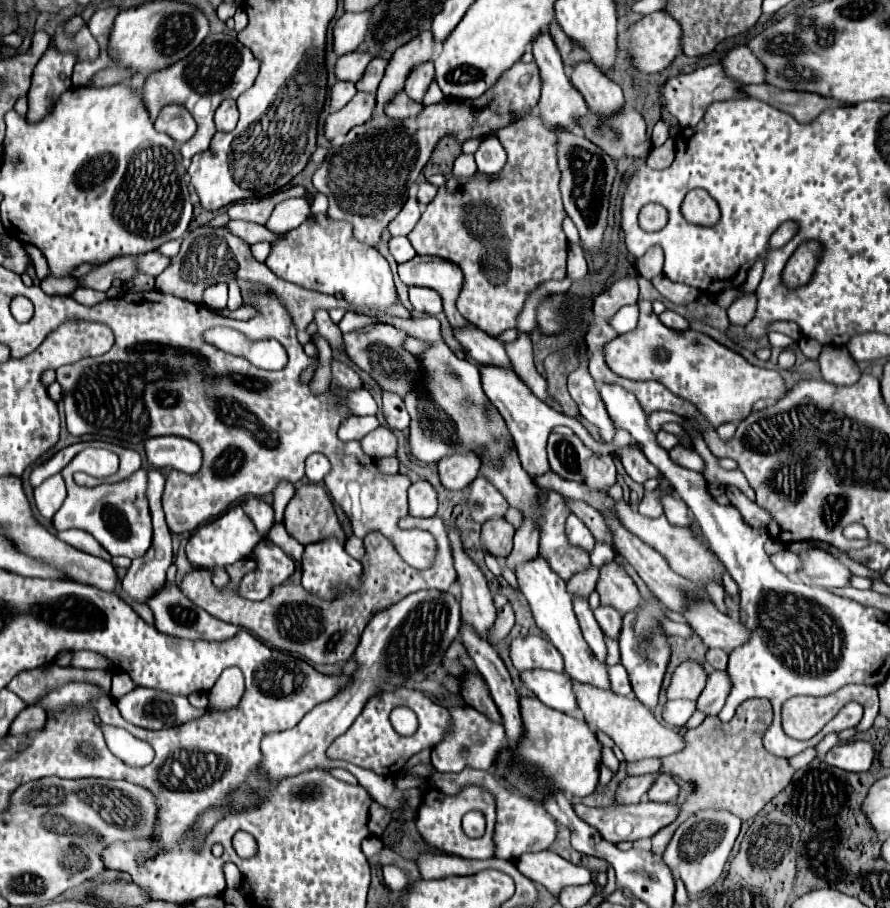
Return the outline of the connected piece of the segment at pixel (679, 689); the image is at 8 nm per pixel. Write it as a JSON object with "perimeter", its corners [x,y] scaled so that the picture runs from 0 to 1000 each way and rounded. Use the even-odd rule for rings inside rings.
{"perimeter":[[[769,728],[755,743],[751,757],[751,770],[778,770],[782,772],[791,761],[796,739],[784,728]]]}

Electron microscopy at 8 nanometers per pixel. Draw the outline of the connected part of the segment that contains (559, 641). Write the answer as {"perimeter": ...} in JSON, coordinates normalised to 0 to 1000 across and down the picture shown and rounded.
{"perimeter":[[[600,613],[591,620],[580,622],[580,635],[582,635],[582,646],[589,653],[589,657],[593,660],[593,666],[600,675],[600,684],[602,688],[616,699],[616,704],[622,708],[622,713],[631,719],[634,724],[634,737],[636,743],[643,750],[649,752],[658,752],[665,754],[670,759],[679,759],[685,761],[685,748],[683,748],[683,735],[679,730],[674,730],[661,708],[654,704],[652,691],[649,691],[649,682],[643,673],[643,655],[636,649],[636,640],[627,635],[627,631],[620,629],[620,624],[616,622],[616,618],[611,613]]]}

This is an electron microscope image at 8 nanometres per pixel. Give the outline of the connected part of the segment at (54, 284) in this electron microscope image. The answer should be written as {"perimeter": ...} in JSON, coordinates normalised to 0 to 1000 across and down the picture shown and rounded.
{"perimeter":[[[56,303],[46,309],[45,316],[54,325],[79,325],[89,316],[89,308],[80,304],[62,306]]]}

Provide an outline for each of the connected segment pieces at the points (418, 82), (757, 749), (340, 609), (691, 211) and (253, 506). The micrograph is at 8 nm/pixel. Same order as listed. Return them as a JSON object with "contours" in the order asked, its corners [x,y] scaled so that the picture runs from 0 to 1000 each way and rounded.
{"contours":[[[[479,67],[474,74],[467,74],[461,80],[454,100],[456,100],[456,105],[463,111],[474,113],[476,111],[476,105],[479,105],[479,100],[481,100],[481,96],[483,96],[485,89],[488,89],[488,69],[485,67]]],[[[804,787],[793,790],[787,801],[775,803],[769,812],[771,823],[744,836],[744,851],[755,851],[775,860],[780,865],[780,871],[766,887],[762,902],[733,922],[733,939],[739,948],[744,946],[755,924],[757,913],[762,913],[764,906],[769,906],[773,900],[791,891],[807,891],[818,893],[834,904],[840,904],[849,895],[854,895],[858,887],[867,882],[892,856],[892,845],[888,845],[888,838],[865,831],[849,807],[829,807],[829,803],[825,801],[813,801],[813,796]]],[[[452,569],[447,576],[449,583],[479,583],[488,589],[492,598],[492,613],[485,627],[470,629],[458,624],[458,620],[452,618],[452,613],[445,609],[443,600],[425,585],[416,585],[409,591],[409,602],[411,602],[411,616],[407,616],[407,624],[411,629],[411,646],[402,651],[402,655],[389,655],[389,660],[375,660],[371,664],[362,660],[353,660],[351,655],[344,655],[339,651],[339,644],[333,646],[333,642],[319,642],[308,649],[303,660],[297,662],[279,662],[267,655],[267,644],[270,639],[285,627],[285,618],[281,613],[274,613],[261,622],[254,624],[258,633],[258,644],[252,651],[245,651],[238,644],[238,629],[236,627],[218,627],[207,635],[202,642],[202,651],[222,669],[234,673],[236,677],[261,686],[270,688],[279,695],[283,695],[288,702],[294,706],[303,708],[303,713],[330,719],[335,724],[346,726],[348,730],[380,730],[380,728],[391,728],[404,706],[404,699],[413,684],[425,675],[436,671],[438,666],[447,664],[456,655],[472,651],[472,649],[494,649],[503,651],[506,644],[512,640],[512,629],[508,622],[508,607],[506,607],[506,596],[501,591],[501,580],[494,569],[481,569],[481,572],[467,572],[467,569]]],[[[780,208],[772,213],[765,233],[773,246],[787,248],[787,250],[800,250],[807,246],[809,230],[807,224],[796,215],[791,208]]],[[[285,547],[272,552],[270,556],[272,556],[274,565],[276,565],[276,567],[283,572],[283,576],[288,578],[290,587],[294,589],[294,594],[299,594],[301,587],[303,587],[303,583],[306,583],[306,578],[310,576],[310,574],[308,574],[308,561],[306,561],[301,554],[297,554],[297,552],[292,552],[292,550],[285,550]]]]}

